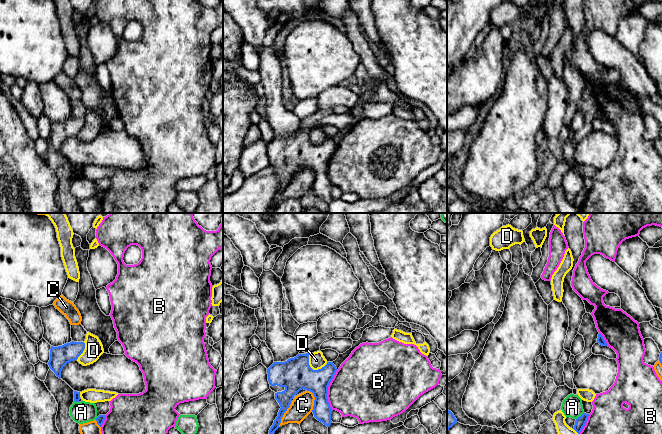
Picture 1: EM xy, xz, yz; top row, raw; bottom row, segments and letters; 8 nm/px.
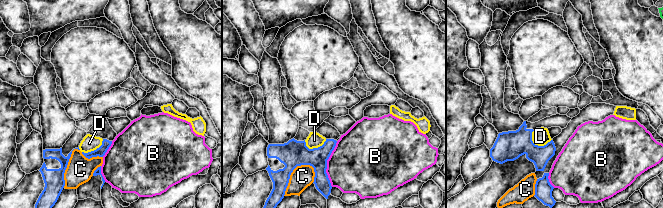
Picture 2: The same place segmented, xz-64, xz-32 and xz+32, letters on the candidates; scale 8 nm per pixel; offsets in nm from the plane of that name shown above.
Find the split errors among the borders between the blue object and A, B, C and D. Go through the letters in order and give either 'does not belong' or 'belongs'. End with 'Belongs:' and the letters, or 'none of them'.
A: does not belong
B: does not belong
C: does not belong
D: does not belong
Belongs: none of them

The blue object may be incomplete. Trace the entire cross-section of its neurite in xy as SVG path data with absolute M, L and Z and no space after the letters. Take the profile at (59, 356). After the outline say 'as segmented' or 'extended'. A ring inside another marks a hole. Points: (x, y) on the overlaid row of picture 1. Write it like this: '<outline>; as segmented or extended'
M70 342L62 346L53 347L50 349L50 360L48 365L50 369L56 374L57 377L61 378L61 371L63 367L74 360L83 353L85 349L84 342Z; as segmented

